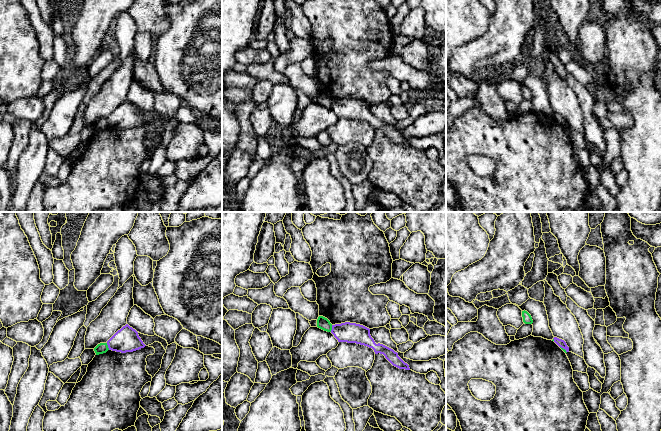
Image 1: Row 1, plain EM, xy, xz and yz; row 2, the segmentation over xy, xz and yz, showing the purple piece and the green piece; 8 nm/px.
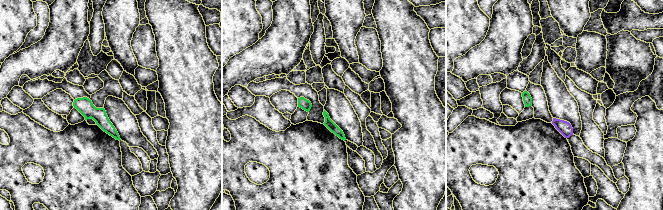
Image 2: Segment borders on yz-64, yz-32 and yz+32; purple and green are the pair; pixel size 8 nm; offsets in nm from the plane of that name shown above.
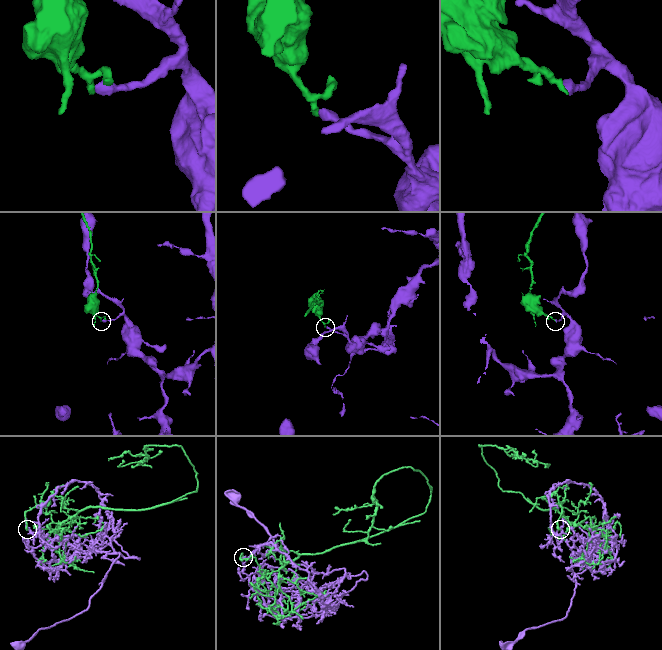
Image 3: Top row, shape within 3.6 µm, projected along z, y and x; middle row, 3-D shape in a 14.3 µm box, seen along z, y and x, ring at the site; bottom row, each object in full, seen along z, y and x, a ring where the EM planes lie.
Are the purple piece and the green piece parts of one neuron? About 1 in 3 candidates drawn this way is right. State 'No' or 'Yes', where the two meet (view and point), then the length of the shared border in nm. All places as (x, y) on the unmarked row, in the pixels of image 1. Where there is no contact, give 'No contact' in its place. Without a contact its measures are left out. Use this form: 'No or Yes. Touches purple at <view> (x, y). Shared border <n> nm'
No. Touches purple at xy (108, 122). Shared border 60 nm

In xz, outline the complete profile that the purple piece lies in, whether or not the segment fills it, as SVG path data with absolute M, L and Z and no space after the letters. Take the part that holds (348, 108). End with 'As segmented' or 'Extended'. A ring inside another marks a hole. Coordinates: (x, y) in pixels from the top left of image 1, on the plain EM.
M345 98L332 101L331 109L338 118L356 119L372 124L375 130L383 130L385 134L399 145L410 146L409 141L405 139L398 129L393 125L383 121L376 120L370 111L370 105L356 99Z. As segmented

